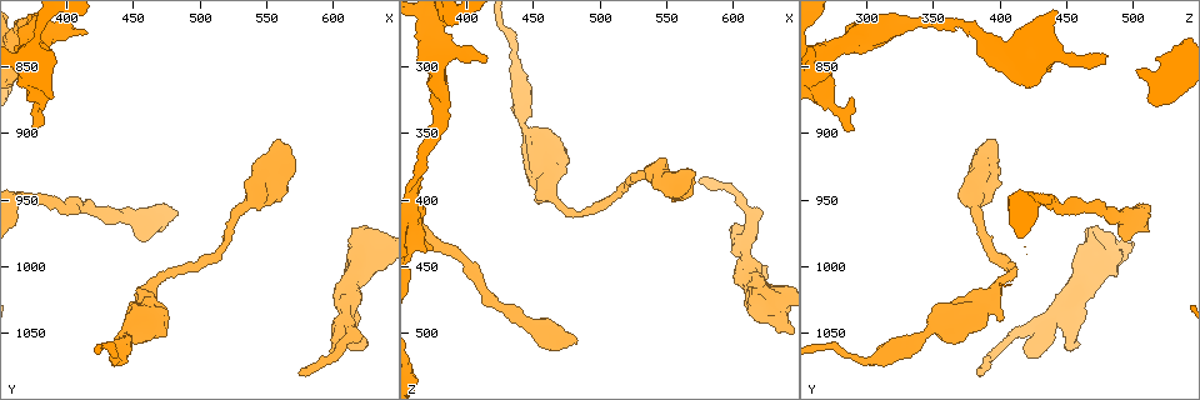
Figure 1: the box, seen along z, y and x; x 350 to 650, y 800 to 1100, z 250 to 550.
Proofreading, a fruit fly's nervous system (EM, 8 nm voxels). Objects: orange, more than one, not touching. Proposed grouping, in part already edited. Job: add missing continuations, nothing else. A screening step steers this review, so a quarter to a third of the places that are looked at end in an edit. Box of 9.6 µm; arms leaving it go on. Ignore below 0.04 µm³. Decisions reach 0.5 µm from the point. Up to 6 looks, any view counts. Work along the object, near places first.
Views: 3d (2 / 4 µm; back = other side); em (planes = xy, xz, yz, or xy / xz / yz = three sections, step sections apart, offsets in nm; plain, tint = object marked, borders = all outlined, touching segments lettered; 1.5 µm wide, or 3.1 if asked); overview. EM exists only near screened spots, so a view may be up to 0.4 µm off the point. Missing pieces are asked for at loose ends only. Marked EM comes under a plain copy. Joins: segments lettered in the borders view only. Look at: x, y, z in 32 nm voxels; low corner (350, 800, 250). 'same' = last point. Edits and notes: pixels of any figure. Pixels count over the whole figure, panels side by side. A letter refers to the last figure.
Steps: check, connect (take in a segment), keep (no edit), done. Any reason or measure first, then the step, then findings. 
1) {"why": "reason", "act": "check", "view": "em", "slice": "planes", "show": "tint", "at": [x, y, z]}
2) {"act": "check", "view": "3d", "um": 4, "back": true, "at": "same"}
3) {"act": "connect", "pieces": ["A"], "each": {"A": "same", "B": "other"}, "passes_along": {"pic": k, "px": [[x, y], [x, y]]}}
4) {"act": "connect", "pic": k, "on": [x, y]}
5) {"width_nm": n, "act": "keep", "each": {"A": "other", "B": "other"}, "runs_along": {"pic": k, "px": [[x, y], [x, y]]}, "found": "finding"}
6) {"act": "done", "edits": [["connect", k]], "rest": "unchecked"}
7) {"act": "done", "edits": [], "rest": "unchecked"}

{"why": "stops while still wide", "act": "check", "view": "3d", "um": 4, "at": [480, 958, 506]}

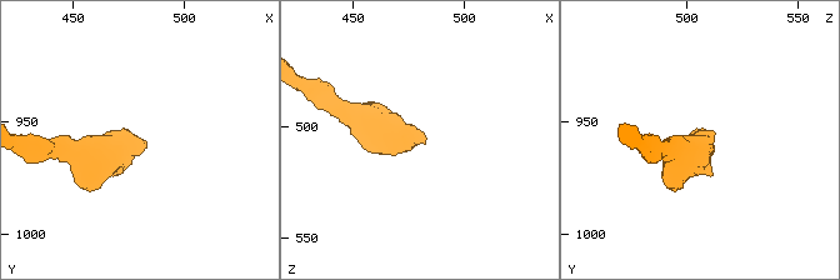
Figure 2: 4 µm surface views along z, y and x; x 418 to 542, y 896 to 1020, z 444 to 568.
{"why": "shape alone is not enough", "act": "check", "view": "em", "slice": "planes", "show": "borders", "at": [483, 958, 508]}

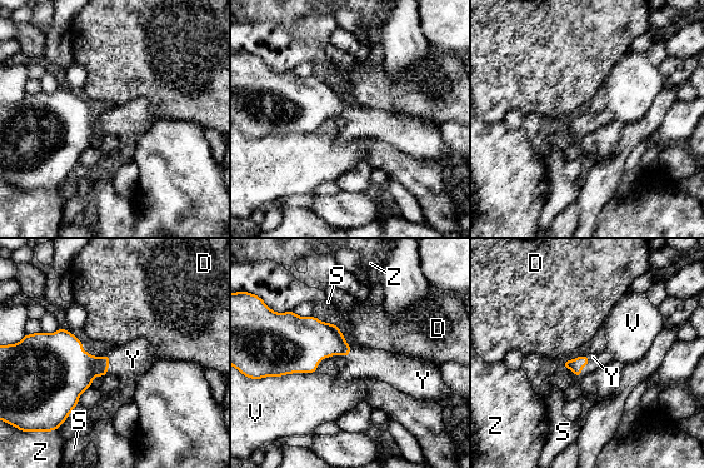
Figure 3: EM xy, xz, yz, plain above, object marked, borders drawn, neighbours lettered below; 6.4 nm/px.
{"act": "connect", "pieces": ["Y"], "each": {"D": "other", "S": "other", "V": "other", "Y": "same", "Z": "other"}, "passes_along": {"pic": 3, "px": [[313, 340], [349, 352], [382, 366]]}, "found": "it goes on there"}

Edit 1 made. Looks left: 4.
{"why": "thick end", "act": "check", "view": "em", "um": 3.1, "slice": "planes", "show": "tint", "at": [452, 1042, 400]}

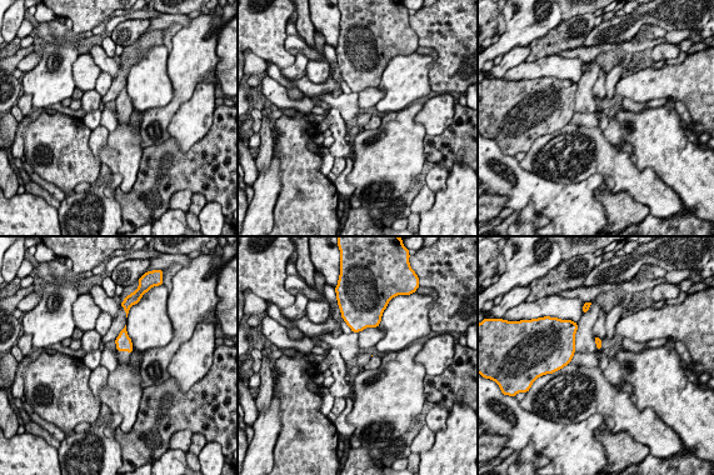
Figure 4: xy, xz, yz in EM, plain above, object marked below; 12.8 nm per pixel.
{"act": "check", "view": "em", "um": 3.1, "slice": "planes", "show": "borders", "at": "same"}

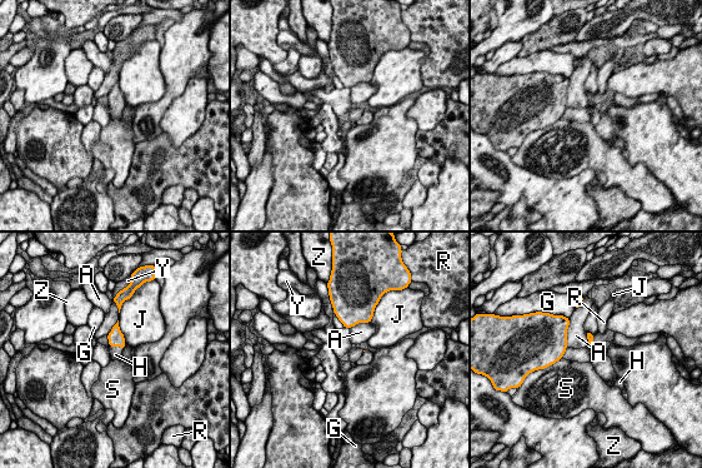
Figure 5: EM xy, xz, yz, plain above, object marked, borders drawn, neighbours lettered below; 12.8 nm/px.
{"act": "connect", "pieces": ["H"], "each": {"A": "other", "G": "other", "H": "same", "J": "other", "R": "other", "S": "other", "Y": "other", "Z": "other"}, "found": "the cell continues"}

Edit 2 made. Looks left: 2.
{"act": "done", "edits": [["connect", 3], ["connect", 5]], "rest": "unchecked"}

